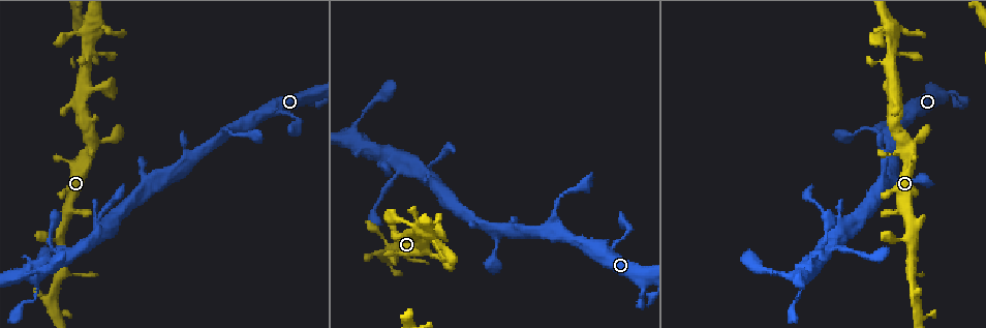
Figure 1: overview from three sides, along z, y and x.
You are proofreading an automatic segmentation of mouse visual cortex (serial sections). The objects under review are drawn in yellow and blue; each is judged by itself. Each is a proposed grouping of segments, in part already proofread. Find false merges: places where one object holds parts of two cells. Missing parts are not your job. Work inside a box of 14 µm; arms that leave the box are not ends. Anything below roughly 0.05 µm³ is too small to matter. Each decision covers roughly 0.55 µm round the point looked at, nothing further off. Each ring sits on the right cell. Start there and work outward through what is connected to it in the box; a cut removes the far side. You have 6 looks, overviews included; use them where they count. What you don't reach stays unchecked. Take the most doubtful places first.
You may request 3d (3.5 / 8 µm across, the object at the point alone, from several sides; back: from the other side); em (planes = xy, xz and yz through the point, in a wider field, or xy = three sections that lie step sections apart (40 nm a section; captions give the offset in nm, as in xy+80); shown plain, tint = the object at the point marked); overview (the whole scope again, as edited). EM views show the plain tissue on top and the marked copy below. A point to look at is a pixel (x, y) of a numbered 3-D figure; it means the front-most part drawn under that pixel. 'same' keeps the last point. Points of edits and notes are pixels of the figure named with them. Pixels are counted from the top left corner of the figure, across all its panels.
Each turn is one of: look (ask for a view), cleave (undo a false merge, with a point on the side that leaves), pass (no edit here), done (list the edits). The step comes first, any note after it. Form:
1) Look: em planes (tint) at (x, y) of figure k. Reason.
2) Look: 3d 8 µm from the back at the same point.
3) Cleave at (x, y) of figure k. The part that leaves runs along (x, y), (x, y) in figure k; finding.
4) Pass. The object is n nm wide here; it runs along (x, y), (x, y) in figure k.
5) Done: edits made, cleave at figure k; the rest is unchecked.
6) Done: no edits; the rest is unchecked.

Look: 3d 3.5 µm at (355, 140) of figure 1.

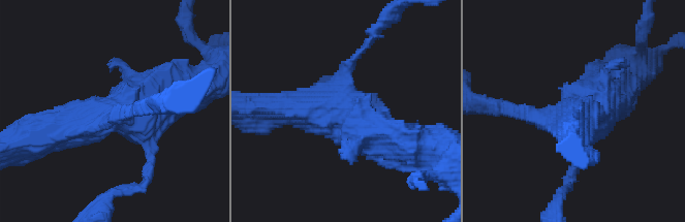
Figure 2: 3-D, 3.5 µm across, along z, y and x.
Look: em xy step 2 (tint) at (352, 117) of figure 2. Shape alone is not enough.

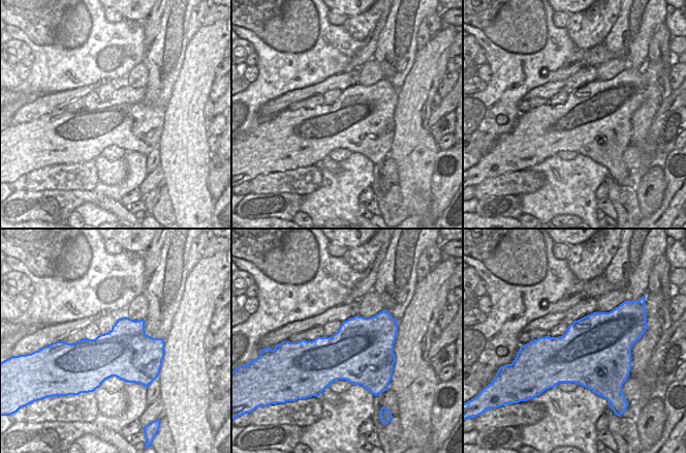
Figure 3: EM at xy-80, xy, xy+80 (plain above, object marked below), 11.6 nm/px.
Pass. It runs along (429, 148), (355, 121), (346, 73) in figure 2; one cell here.

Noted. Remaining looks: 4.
Look: 3d 3.5 µm at (911, 142) of figure 1. Four arms meet.

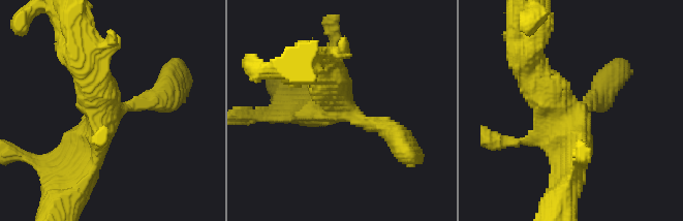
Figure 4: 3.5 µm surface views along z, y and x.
Look: em xy step 1 (tint) at (350, 110) of figure 4.

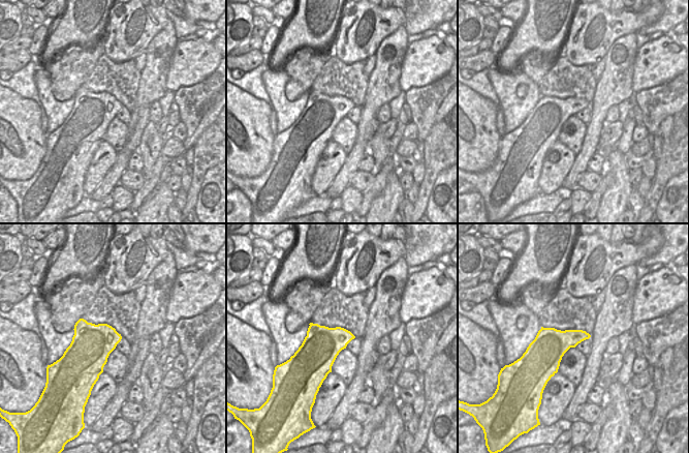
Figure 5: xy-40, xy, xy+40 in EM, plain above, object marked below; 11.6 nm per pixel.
Pass. It runs along (573, 175), (577, 143), (536, 60) in figure 4; one cell here.

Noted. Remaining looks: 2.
Look: em xy step 2 (tint) at (52, 291) of figure 1. A fork.

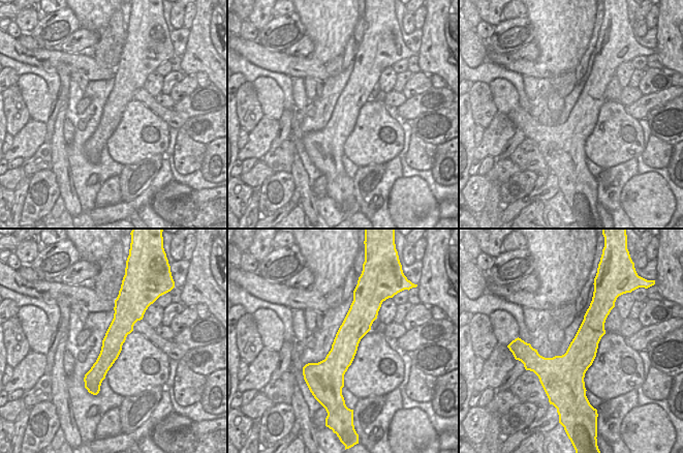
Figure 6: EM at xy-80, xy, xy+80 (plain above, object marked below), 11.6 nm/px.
Look: 3d 3.5 µm at the same point. See where the arms go.

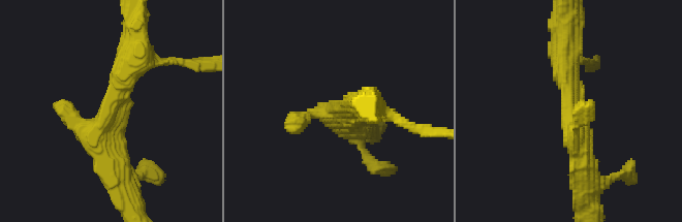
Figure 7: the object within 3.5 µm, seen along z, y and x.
Pass. It runs along (356, 302), (337, 389) in figure 6; continuous, no second cell.

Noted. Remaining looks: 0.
Done: no edits; the rest is unchecked.

